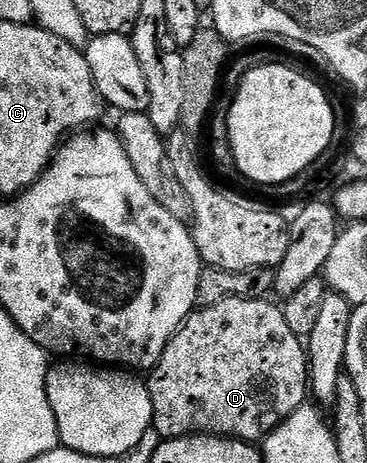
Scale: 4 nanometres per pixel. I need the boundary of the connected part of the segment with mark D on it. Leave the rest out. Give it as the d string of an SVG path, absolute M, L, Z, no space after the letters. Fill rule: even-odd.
M226 298L209 308L197 307L192 315L184 321L184 325L179 328L172 341L166 346L166 350L160 355L160 361L155 368L151 369L146 383L150 402L152 403L152 428L161 438L165 440L177 440L179 436L227 436L234 440L245 442L260 442L264 437L271 434L283 424L285 418L294 414L299 408L305 407L306 401L310 396L310 385L308 382L308 354L306 344L301 337L290 330L289 324L284 317L284 309L279 303L271 304L271 299L251 300L250 298Z

